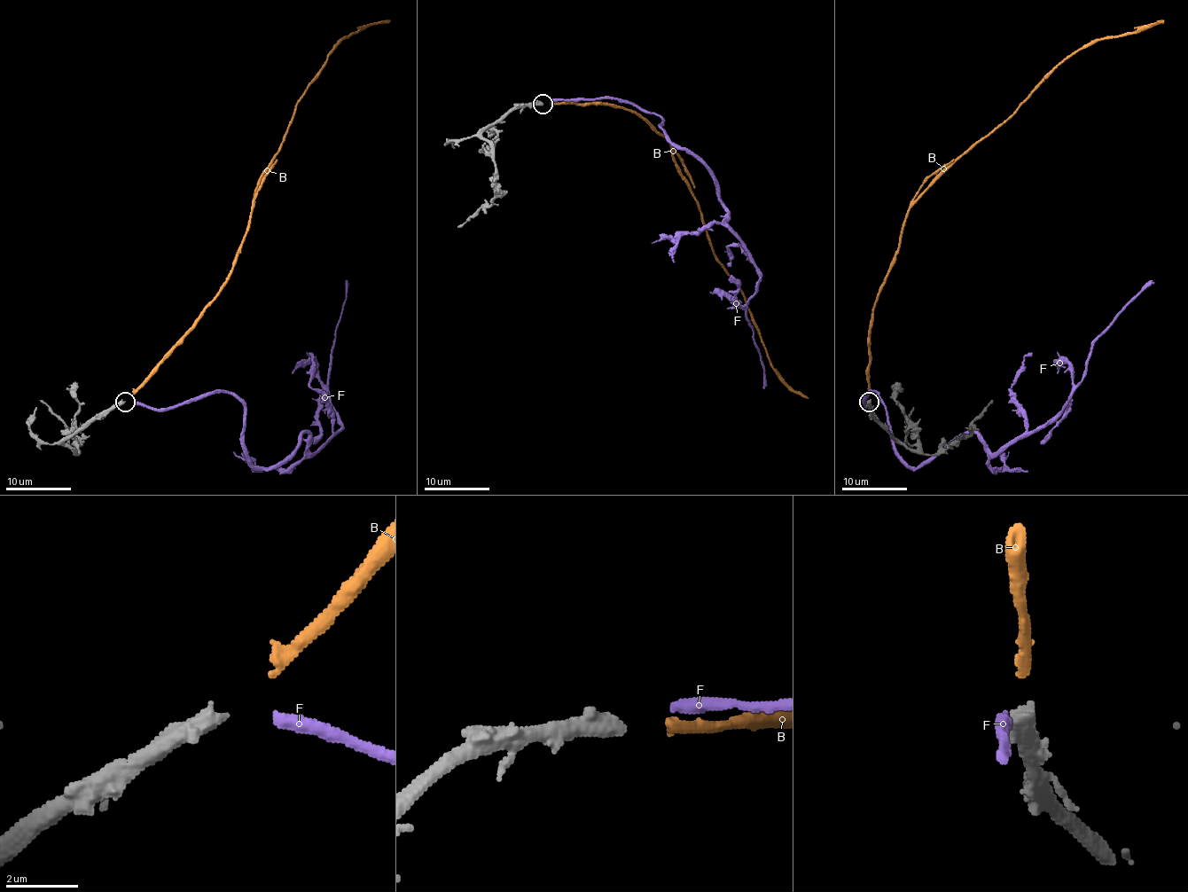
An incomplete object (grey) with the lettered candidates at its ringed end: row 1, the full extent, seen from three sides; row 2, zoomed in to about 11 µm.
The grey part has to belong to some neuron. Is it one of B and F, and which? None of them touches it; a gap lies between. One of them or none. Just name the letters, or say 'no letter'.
B

